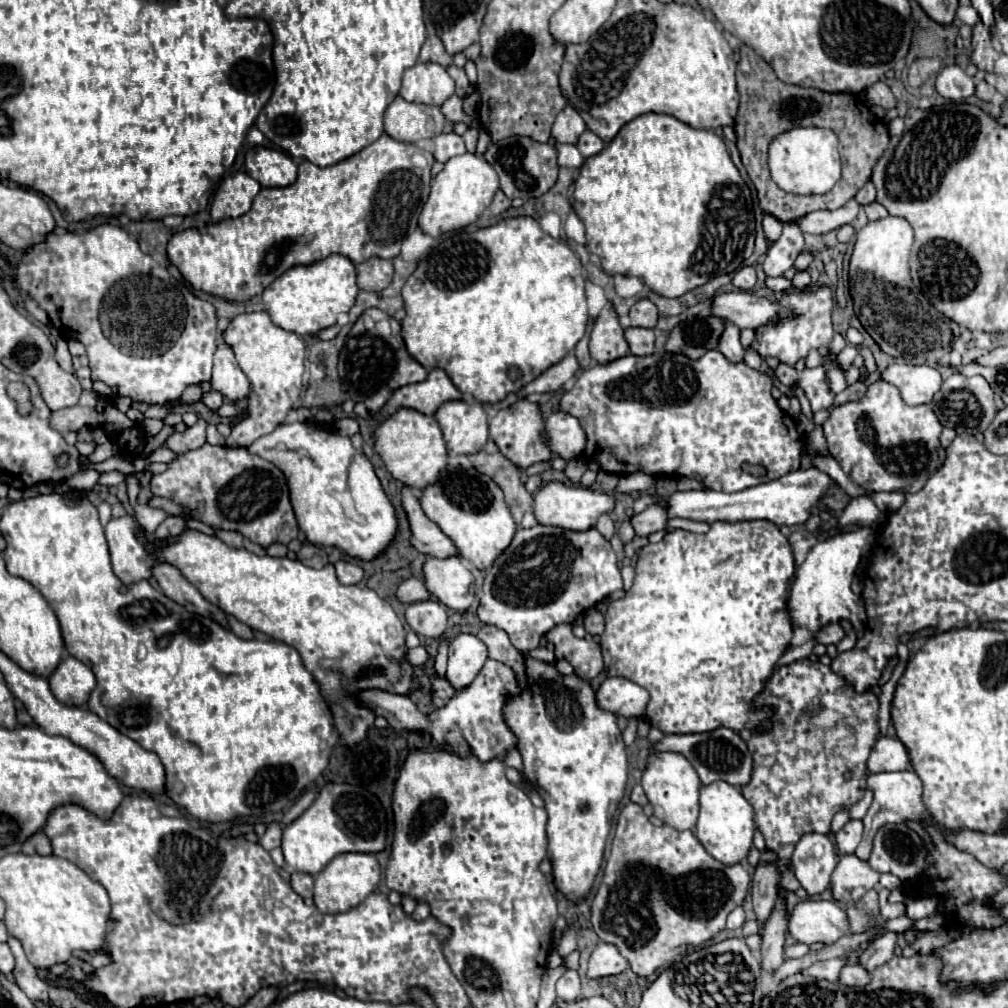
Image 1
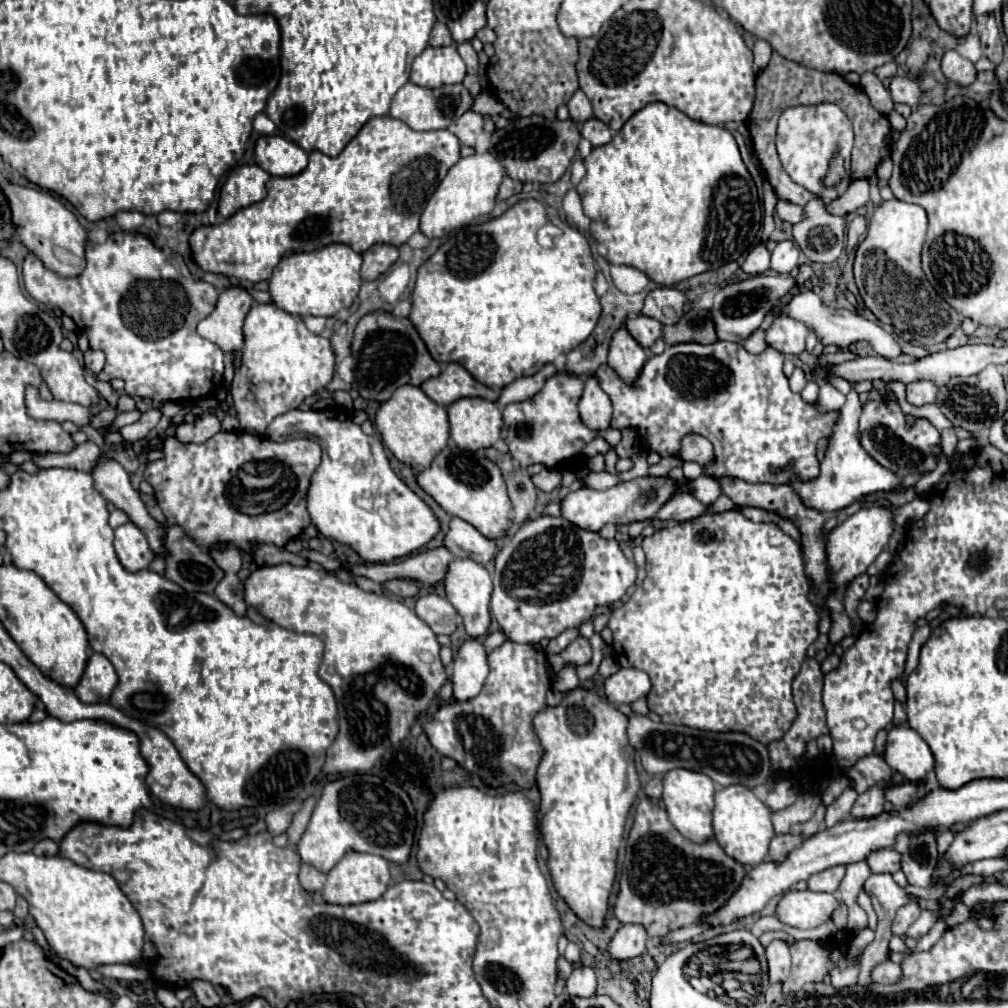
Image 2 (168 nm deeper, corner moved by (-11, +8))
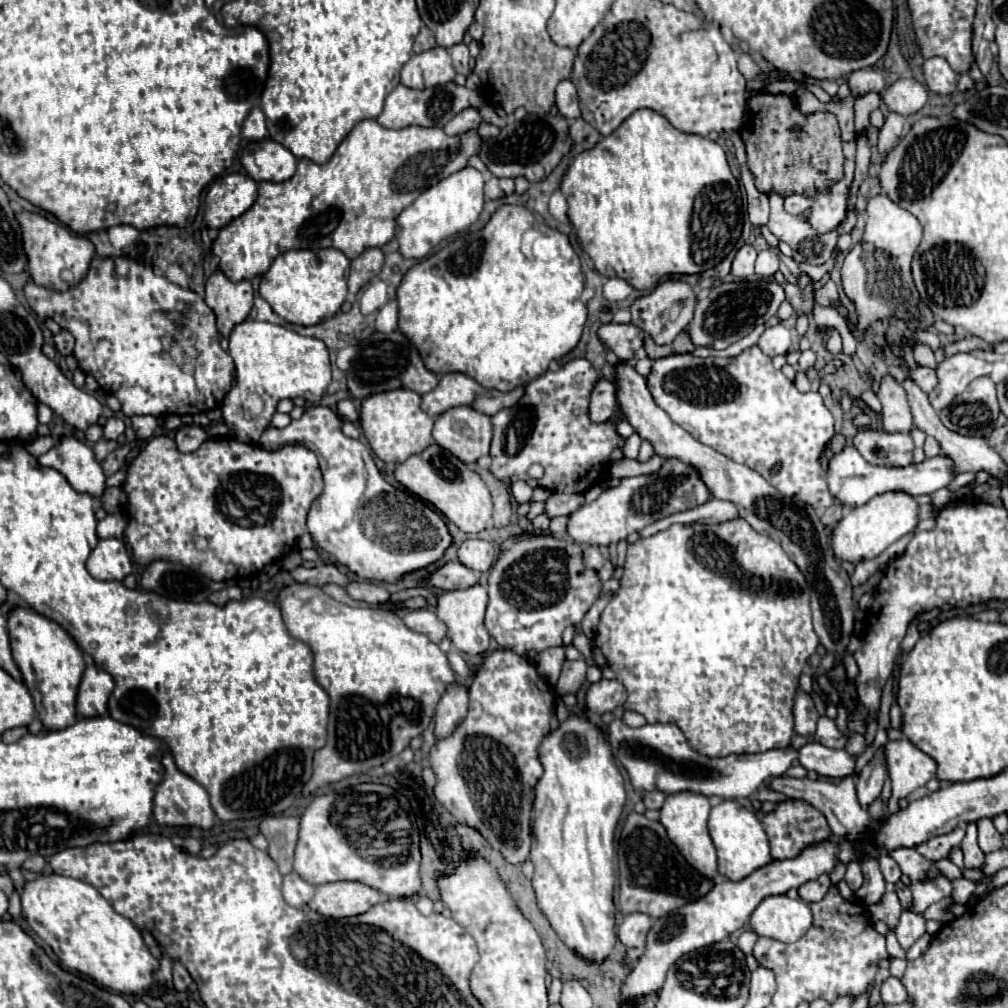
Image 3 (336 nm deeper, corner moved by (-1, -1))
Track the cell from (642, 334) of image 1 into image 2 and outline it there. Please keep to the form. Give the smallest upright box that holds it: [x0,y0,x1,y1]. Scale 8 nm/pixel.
[624,316,662,348]

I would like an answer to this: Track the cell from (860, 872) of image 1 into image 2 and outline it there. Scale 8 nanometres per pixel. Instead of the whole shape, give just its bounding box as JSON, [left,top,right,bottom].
[866,848,900,874]

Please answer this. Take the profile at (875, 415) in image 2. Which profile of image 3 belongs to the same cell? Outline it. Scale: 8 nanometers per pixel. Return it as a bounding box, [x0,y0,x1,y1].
[854,429,914,467]

